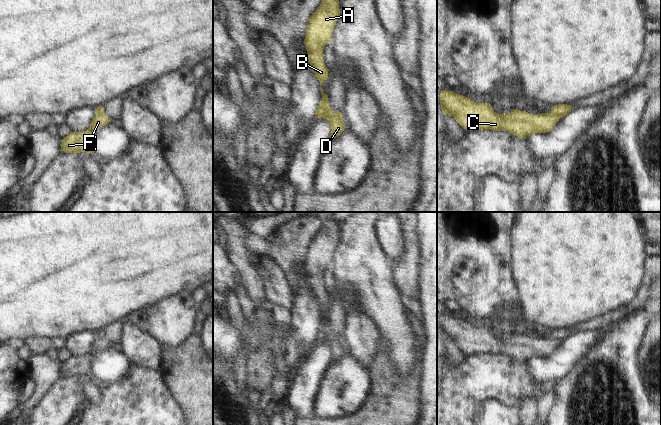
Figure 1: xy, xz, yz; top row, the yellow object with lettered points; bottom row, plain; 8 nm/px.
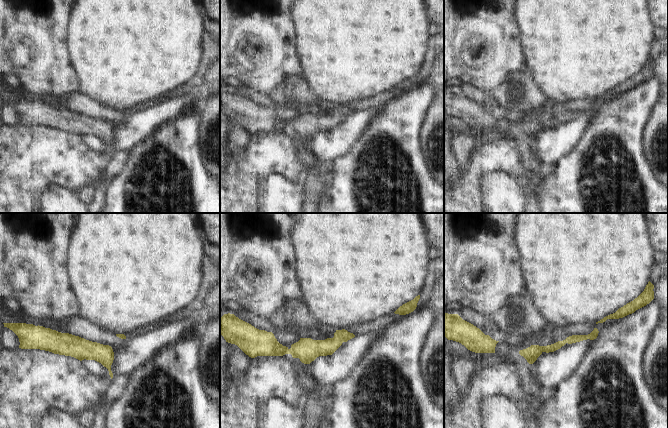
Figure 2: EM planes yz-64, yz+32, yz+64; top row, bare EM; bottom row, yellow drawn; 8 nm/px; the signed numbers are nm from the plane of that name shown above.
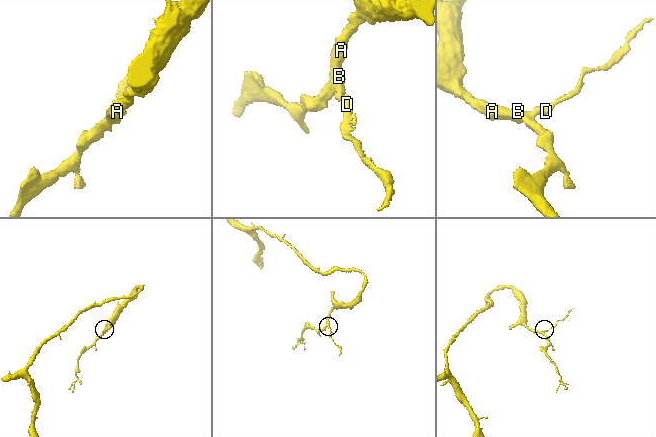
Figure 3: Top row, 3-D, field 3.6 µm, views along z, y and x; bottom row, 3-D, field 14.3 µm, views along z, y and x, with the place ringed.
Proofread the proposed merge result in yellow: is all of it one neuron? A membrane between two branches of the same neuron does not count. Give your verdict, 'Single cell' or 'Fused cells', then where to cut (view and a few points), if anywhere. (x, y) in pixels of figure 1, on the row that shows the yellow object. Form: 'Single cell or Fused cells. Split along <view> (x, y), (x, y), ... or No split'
Single cell. No split.

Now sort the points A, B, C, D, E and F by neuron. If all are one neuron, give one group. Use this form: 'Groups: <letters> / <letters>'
Groups: A B C D E F.

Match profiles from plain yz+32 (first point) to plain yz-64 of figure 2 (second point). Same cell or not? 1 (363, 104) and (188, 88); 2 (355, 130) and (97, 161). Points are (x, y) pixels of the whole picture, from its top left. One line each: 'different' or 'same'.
1: same
2: different

